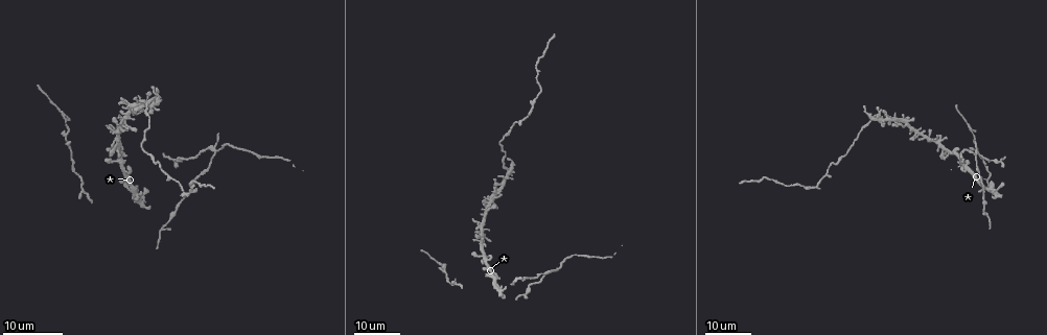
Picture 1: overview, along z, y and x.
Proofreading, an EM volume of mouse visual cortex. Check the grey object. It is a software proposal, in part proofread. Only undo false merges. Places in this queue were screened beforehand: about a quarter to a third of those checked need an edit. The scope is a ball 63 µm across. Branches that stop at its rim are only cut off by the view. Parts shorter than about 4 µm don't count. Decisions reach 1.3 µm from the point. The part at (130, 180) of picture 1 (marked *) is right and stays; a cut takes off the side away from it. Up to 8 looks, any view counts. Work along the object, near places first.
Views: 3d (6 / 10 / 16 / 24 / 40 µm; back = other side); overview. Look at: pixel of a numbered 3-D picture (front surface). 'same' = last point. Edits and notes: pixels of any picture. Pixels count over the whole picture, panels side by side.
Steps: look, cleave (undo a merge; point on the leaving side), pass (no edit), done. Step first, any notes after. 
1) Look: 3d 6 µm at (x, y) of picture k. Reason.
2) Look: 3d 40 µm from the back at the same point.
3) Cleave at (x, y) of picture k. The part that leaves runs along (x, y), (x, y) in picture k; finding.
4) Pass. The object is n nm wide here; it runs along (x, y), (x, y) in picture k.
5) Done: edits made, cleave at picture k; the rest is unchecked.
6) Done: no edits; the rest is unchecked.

Look: 3d 24 µm at (543, 275) of picture 1. A narrow waist.

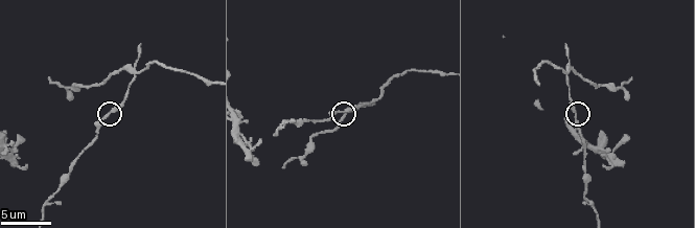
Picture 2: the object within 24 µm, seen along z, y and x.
Look: 3d 6 µm at (574, 115) of picture 2.

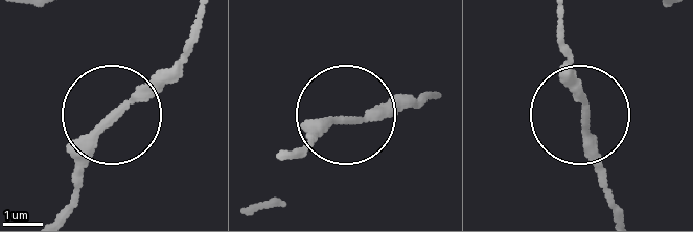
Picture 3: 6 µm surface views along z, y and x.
Pass. Continuous, no second neuron.

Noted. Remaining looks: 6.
Look: 3d 6 µm at (565, 70) of picture 2. Four or more arms meet.

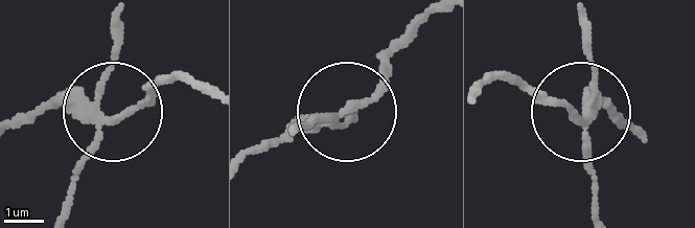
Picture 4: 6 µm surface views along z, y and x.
Look: 3d 6 µm from the back at (342, 112) of picture 4. From behind.

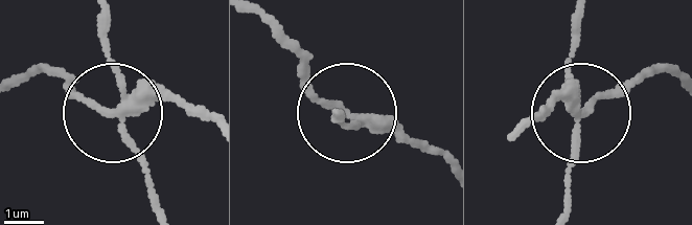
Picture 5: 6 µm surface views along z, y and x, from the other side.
Cleave at (188, 105) of picture 5. 4 arms meet here; the part that leaves runs along (127, 108), (90, 105), (50, 74), (20, 84) in picture 5; a second neuron is stuck on.

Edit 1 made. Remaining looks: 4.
Look: 3d 24 µm at (490, 277) of picture 1.

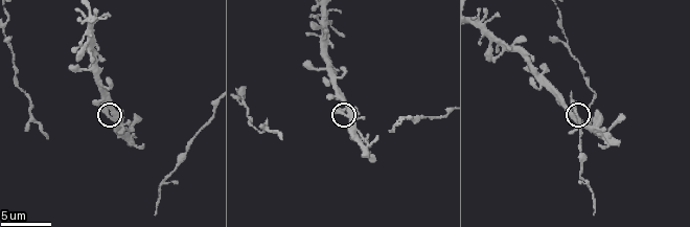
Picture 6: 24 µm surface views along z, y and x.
Look: 3d 6 µm at (340, 112) of picture 6. Zoom in.

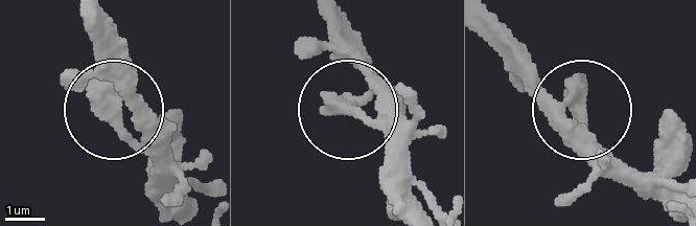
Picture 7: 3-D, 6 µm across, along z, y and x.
Pass. It runs along (128, 75), (121, 121), (175, 179) in picture 7; one neuron here.

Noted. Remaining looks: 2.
Look: 3d 24 µm at (508, 171) of picture 1.

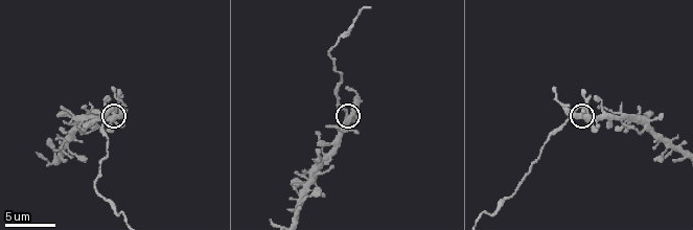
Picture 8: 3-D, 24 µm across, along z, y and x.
Look: 3d 6 µm at (349, 118) of picture 8.

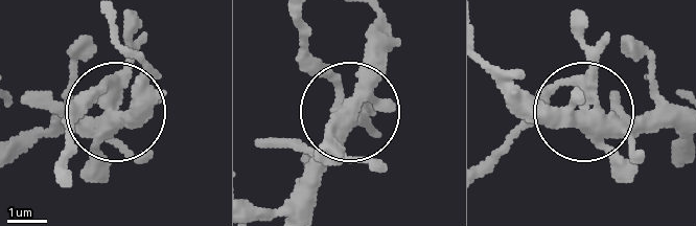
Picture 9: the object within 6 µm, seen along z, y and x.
Cleave at (131, 31) of picture 9. The side arm is 5 µm long; the part that leaves runs along (113, 84), (76, 123), (64, 164) in picture 9; a second neuron is stuck on.

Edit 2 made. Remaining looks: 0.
Done: edits made, cleave at picture 5, cleave at picture 9; the rest is unchecked.

